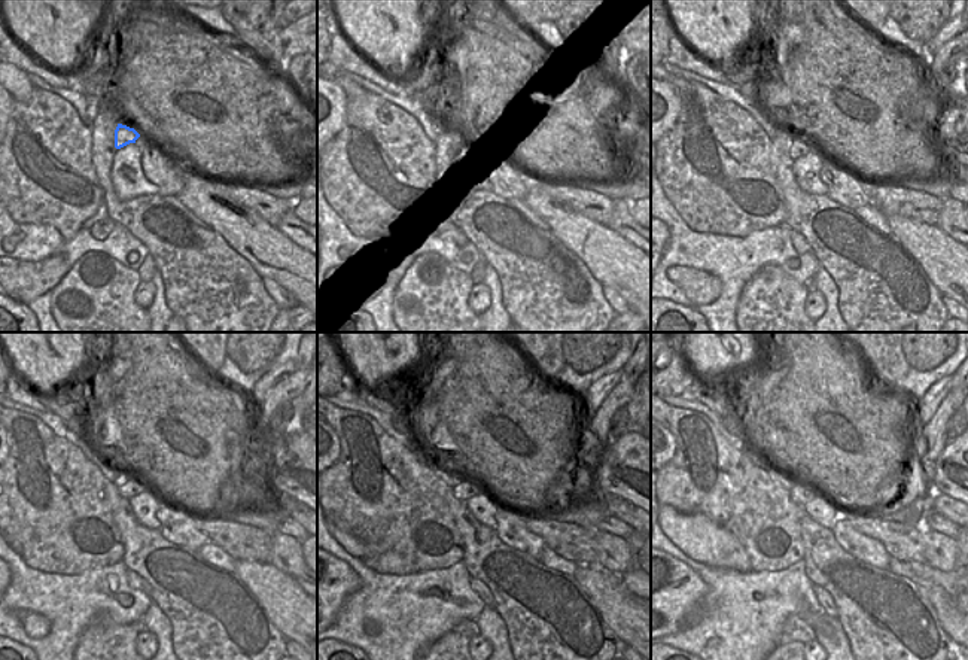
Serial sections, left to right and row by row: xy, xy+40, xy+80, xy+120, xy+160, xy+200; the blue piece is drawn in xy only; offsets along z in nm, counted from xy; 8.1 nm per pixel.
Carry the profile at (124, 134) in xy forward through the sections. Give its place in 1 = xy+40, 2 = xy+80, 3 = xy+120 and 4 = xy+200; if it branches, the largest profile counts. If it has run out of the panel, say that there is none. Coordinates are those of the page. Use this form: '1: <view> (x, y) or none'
1: xy+40 (463, 143)
2: xy+80 (798, 148)
3: xy+120 (128, 486)
4: xy+200 (800, 493)

